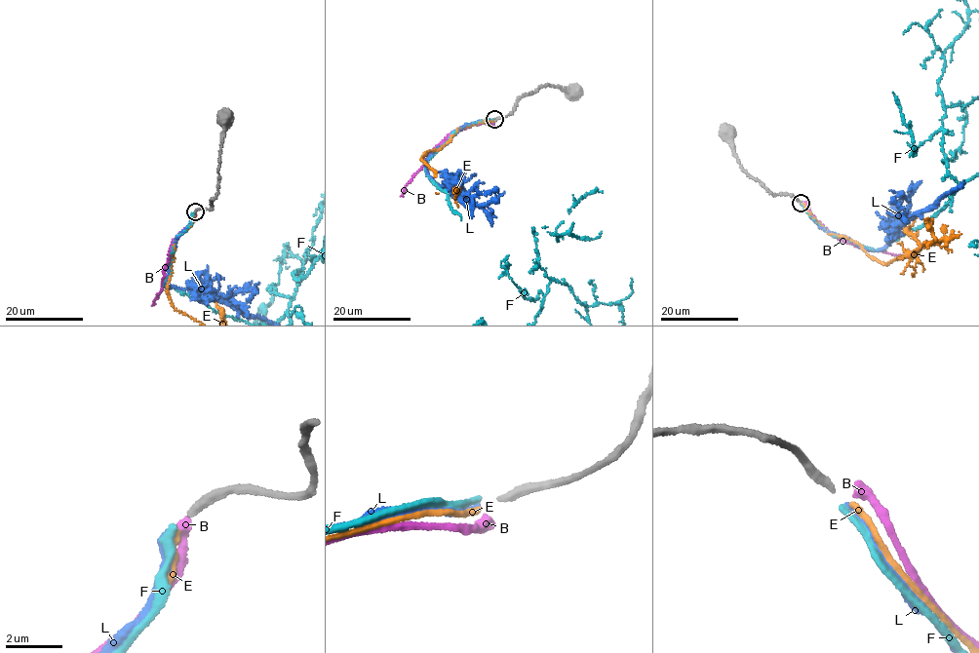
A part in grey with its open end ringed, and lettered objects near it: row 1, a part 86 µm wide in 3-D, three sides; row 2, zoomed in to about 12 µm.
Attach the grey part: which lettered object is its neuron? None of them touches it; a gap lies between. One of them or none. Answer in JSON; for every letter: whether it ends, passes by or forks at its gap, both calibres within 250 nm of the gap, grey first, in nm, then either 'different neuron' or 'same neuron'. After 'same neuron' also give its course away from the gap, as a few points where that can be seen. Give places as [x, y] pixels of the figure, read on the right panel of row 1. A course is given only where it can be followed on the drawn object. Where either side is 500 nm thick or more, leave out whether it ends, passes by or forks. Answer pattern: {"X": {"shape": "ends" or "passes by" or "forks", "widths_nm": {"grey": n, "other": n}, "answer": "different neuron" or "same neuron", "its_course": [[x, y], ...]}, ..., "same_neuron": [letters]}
{"B": {"shape": "ends", "widths_nm": {"grey": 280, "other": 380}, "answer": "different neuron"}, "E": {"shape": "ends", "widths_nm": {"grey": 280, "other": 240}, "answer": "different neuron"}, "F": {"shape": "ends", "widths_nm": {"grey": 280, "other": 280}, "answer": "different neuron"}, "L": {"shape": "ends", "widths_nm": {"grey": 280, "other": 280}, "answer": "same neuron"}, "same_neuron": ["L"]}

